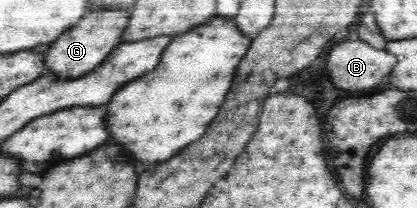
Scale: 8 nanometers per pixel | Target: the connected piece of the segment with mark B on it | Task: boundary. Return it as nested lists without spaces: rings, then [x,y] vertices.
[[[341,41],[331,47],[325,67],[333,85],[341,89],[367,89],[379,85],[396,63],[394,55],[363,41]]]

